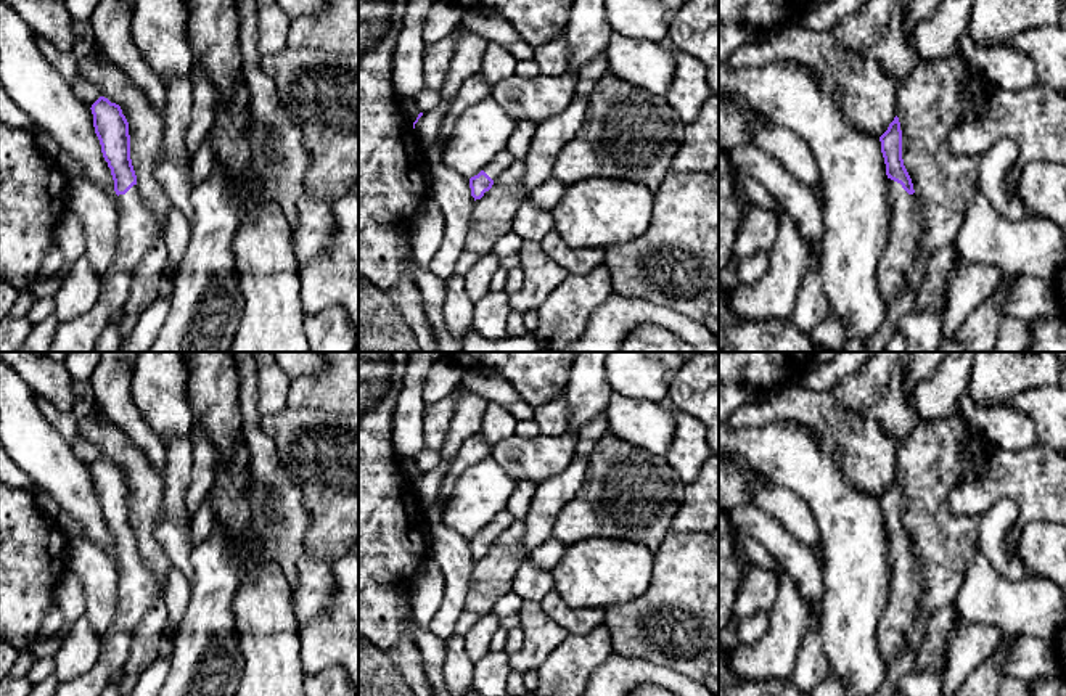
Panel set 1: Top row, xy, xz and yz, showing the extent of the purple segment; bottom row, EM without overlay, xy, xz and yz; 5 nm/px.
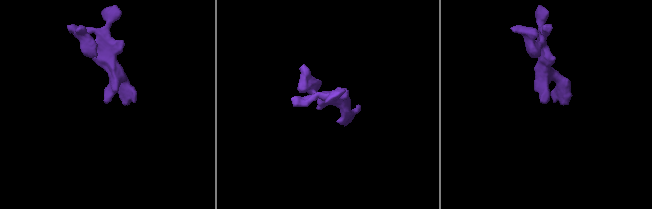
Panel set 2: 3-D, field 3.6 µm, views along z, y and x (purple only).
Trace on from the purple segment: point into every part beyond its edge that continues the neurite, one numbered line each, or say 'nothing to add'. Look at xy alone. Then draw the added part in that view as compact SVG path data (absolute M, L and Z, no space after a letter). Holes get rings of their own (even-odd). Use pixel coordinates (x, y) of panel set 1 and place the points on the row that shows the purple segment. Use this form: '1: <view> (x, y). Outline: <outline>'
1: xy (137, 230). Outline: M138 185L117 198L119 225L113 268L101 276L93 309L77 318L59 321L48 352L95 352L101 331L114 313L125 307L135 265L156 241L159 227L141 201Z

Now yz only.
1: yz (904, 240). Outline: M888 178L888 201L892 207L892 223L876 272L876 286L884 305L891 304L904 286L905 268L918 259L925 233L915 193L908 194L900 183Z

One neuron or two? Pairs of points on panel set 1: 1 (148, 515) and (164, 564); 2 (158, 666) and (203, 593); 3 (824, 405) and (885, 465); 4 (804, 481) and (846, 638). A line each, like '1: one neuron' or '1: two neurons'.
1: one neuron
2: two neurons
3: one neuron
4: one neuron

